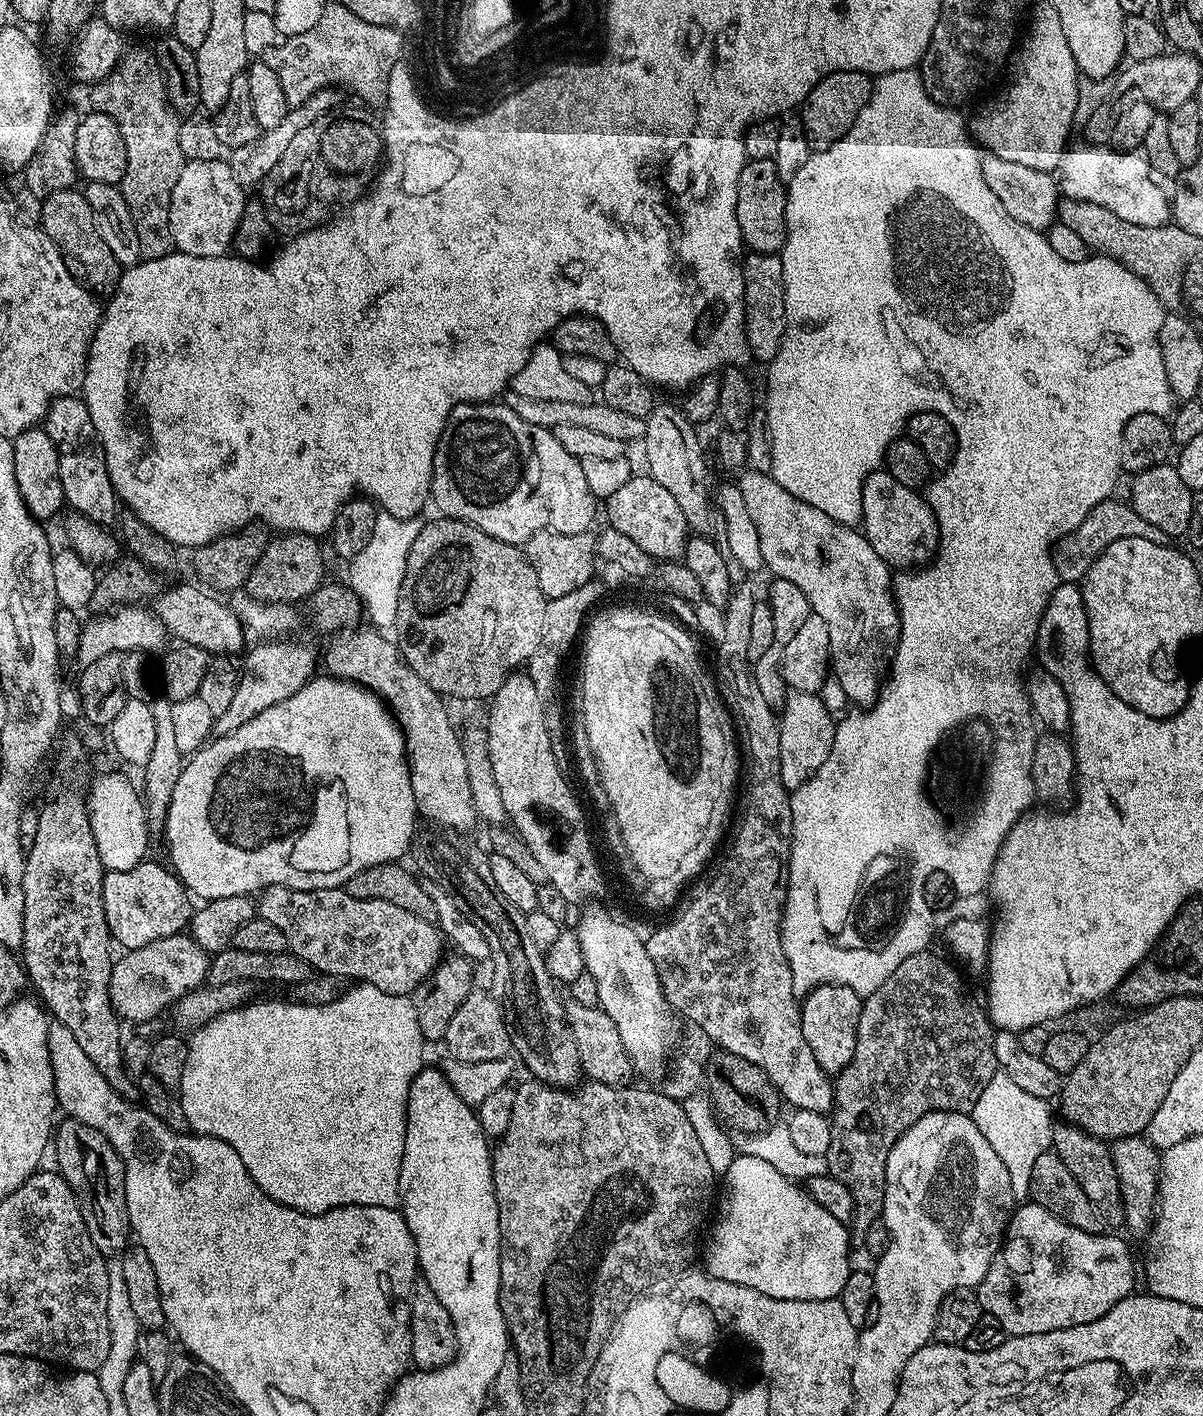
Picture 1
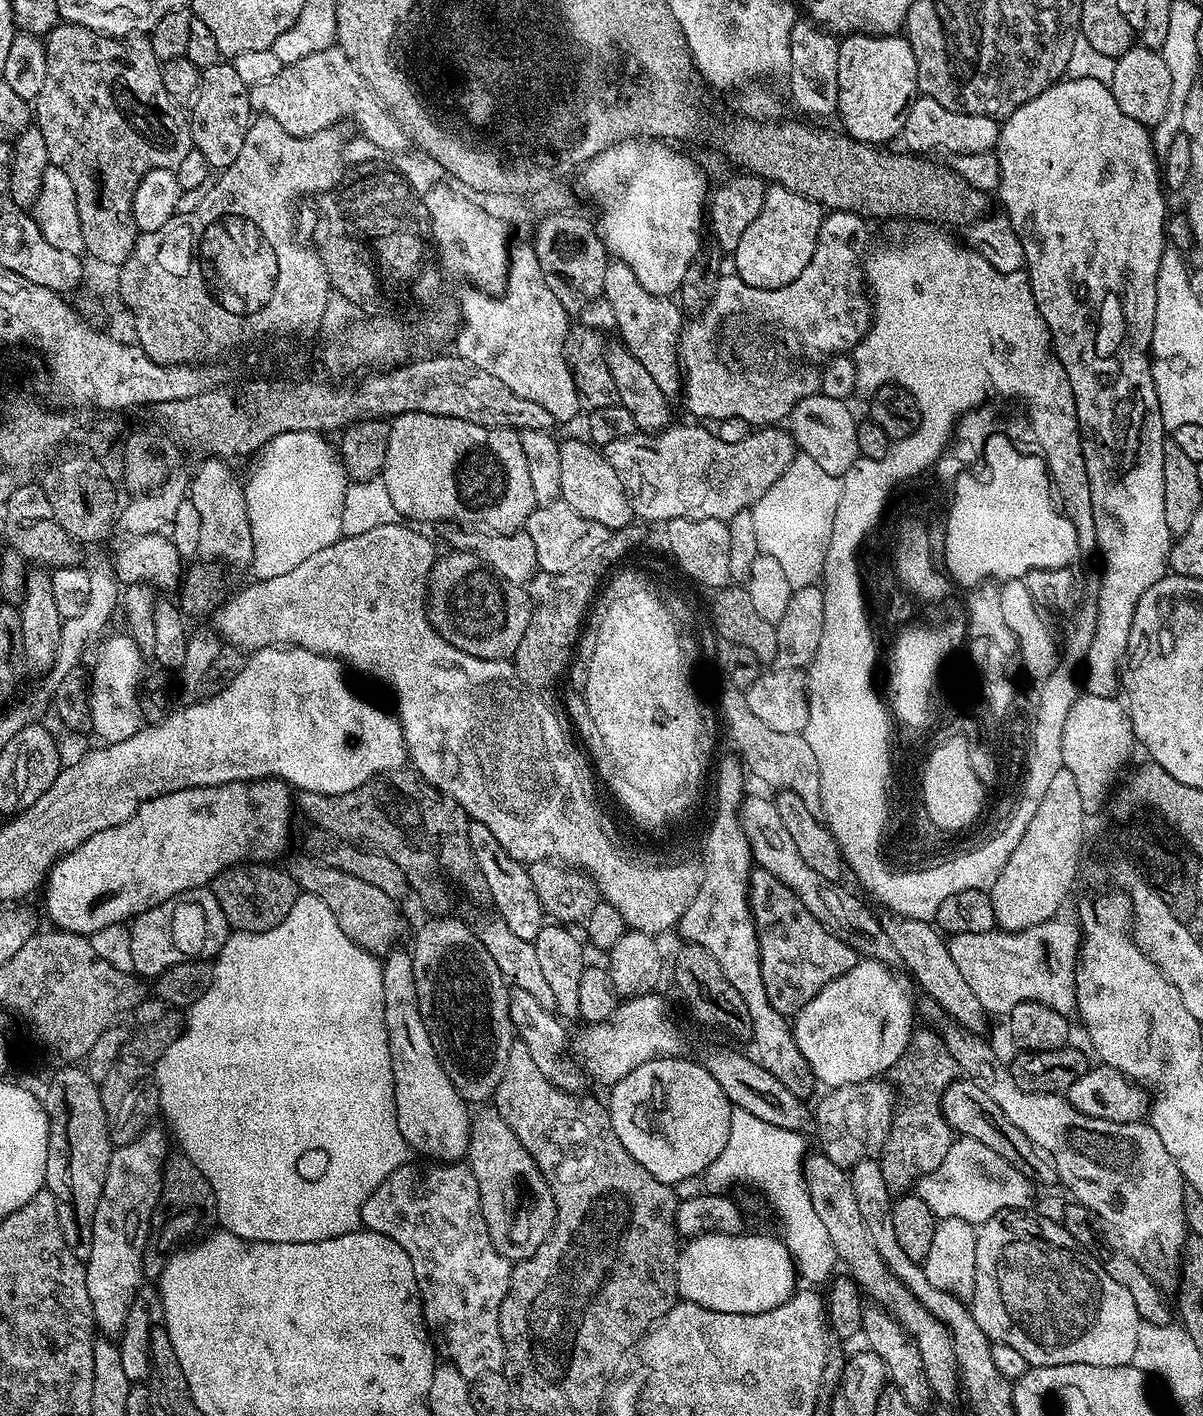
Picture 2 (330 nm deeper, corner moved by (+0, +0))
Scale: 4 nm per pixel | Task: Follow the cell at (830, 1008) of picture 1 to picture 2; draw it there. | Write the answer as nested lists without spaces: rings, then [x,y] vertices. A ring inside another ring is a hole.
[[[757,867],[748,879],[748,904],[752,907],[752,917],[756,923],[766,998],[770,998],[770,1006],[774,1006],[778,1014],[786,1018],[795,1017],[796,1013],[802,1010],[802,1006],[806,1006],[806,1002],[810,1002],[810,998],[814,998],[814,994],[822,990],[822,986],[834,982],[834,978],[842,978],[846,970],[857,964],[858,955],[855,950],[836,937],[822,922],[818,922],[814,915],[802,906],[798,895],[794,894],[790,886],[784,885],[773,874],[768,874],[762,868]]]

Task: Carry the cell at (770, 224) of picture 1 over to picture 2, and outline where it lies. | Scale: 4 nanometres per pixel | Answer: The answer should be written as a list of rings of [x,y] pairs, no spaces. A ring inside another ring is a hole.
[[[772,184],[765,187],[762,210],[758,210],[758,218],[754,218],[754,222],[750,222],[750,226],[746,226],[746,231],[742,234],[736,247],[734,253],[735,275],[739,276],[742,282],[746,282],[746,286],[754,286],[758,290],[778,290],[782,286],[794,282],[794,278],[798,278],[798,274],[802,274],[802,270],[806,270],[806,266],[810,266],[810,262],[814,258],[818,230],[822,226],[825,215],[825,209],[820,205],[794,190],[786,190],[786,186]]]

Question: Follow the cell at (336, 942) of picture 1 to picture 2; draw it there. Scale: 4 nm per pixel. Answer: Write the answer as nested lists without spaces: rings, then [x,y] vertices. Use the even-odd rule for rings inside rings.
[[[245,862],[233,864],[216,875],[210,887],[222,906],[222,914],[238,932],[265,932],[278,926],[290,914],[301,889],[291,871],[284,872],[272,862]]]

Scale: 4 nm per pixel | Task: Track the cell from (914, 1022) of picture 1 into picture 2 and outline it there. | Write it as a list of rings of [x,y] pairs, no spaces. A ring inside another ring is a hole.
[[[913,1031],[912,1040],[906,1046],[902,1058],[892,1067],[890,1073],[891,1083],[894,1085],[896,1107],[892,1113],[892,1129],[888,1140],[878,1157],[882,1178],[886,1178],[886,1186],[893,1194],[904,1194],[915,1185],[917,1180],[928,1176],[931,1172],[937,1172],[946,1158],[954,1139],[952,1127],[946,1122],[946,1118],[940,1109],[940,1099],[946,1090],[958,1078],[958,1069],[950,1050],[942,1042],[942,1038],[935,1031]]]

